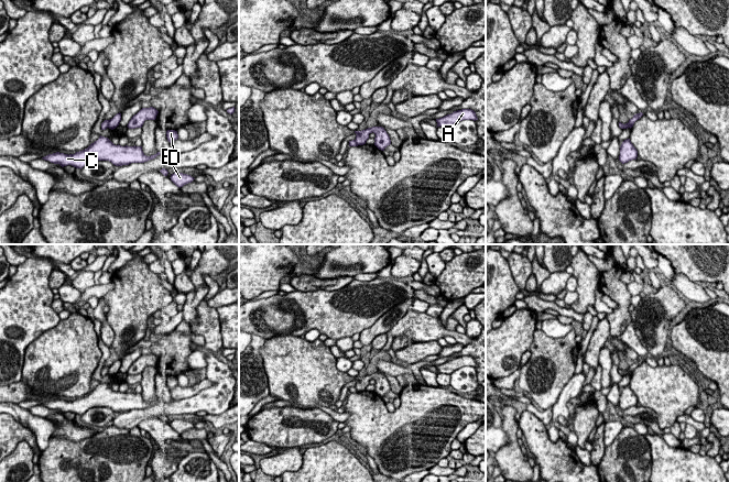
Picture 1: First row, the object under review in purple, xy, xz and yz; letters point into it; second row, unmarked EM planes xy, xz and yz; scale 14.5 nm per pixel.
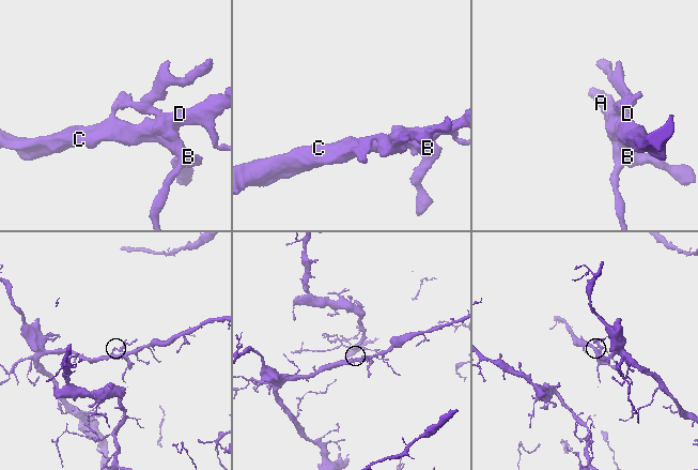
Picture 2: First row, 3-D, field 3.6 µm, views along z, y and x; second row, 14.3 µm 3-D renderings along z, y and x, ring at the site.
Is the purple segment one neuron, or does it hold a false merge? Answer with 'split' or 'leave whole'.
leave whole

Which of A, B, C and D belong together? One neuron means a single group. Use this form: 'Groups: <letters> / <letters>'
Groups: A B C D

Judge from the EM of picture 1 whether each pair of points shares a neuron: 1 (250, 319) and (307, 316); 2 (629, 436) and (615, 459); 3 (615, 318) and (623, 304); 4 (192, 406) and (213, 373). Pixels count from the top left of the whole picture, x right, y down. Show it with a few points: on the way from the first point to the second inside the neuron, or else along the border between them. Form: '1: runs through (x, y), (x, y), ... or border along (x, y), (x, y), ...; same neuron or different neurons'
1: runs through (264, 317), (293, 316); same neuron
2: runs through (629, 441), (629, 445), (620, 453); same neuron
3: runs through (618, 315), (623, 307); same neuron
4: runs through (202, 401), (219, 383); same neuron

